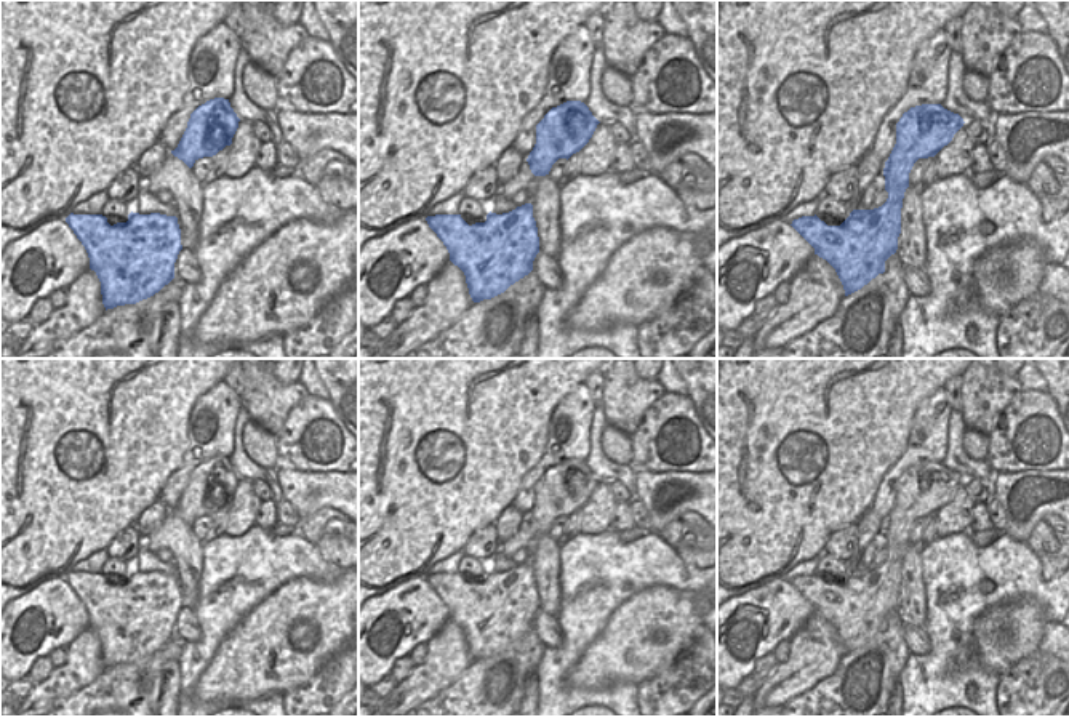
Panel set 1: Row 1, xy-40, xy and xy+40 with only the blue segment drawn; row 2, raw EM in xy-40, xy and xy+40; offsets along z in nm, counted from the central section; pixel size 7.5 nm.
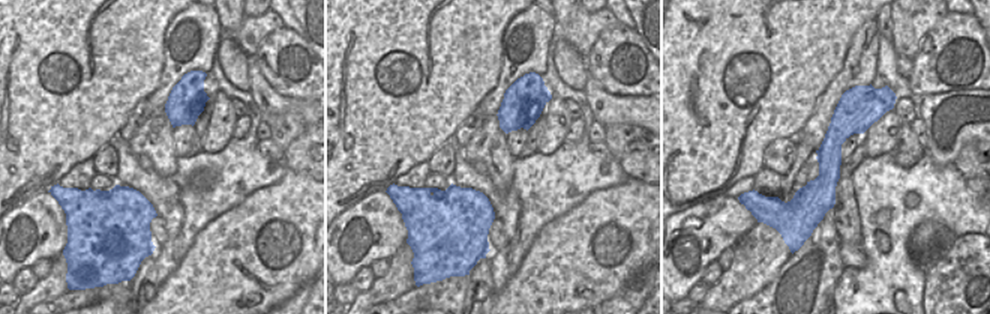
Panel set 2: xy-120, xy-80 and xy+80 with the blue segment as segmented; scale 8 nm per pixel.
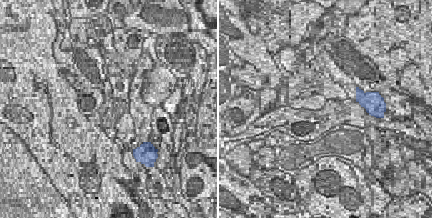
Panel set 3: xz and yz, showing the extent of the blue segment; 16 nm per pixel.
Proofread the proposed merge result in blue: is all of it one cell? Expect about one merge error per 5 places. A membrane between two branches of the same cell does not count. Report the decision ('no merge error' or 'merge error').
no merge error

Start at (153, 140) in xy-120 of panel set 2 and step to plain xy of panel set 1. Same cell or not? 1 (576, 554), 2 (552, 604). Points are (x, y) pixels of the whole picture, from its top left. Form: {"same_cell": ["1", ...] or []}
{"same_cell": ["2"]}

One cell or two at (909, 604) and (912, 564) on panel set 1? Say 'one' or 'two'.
one

